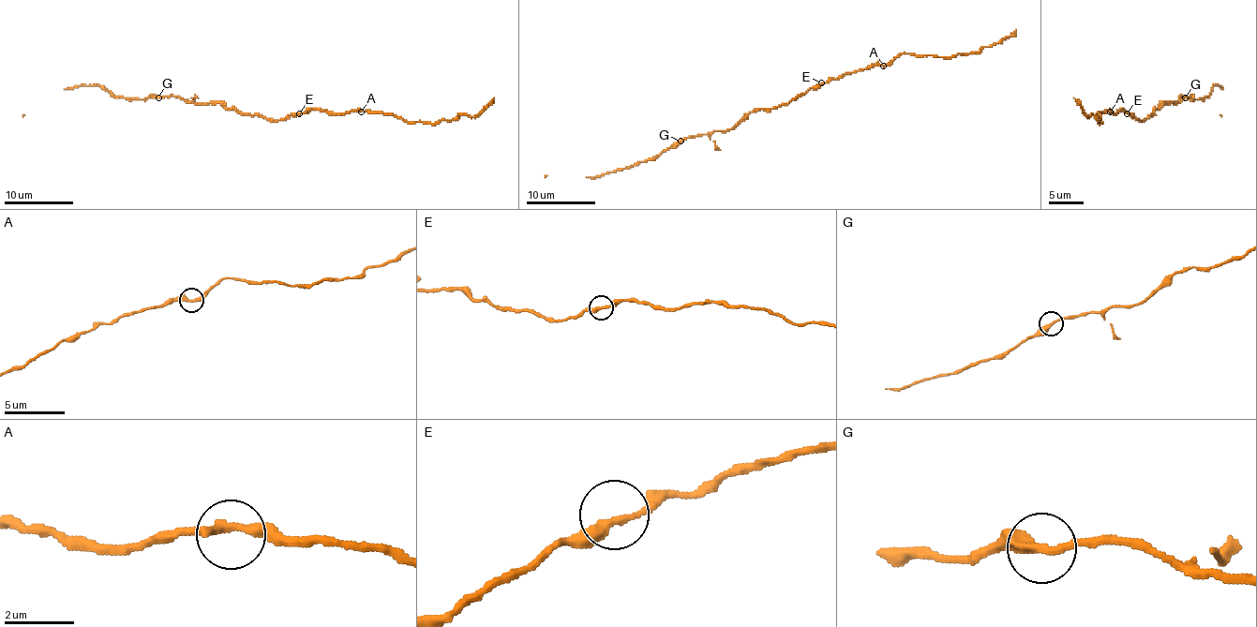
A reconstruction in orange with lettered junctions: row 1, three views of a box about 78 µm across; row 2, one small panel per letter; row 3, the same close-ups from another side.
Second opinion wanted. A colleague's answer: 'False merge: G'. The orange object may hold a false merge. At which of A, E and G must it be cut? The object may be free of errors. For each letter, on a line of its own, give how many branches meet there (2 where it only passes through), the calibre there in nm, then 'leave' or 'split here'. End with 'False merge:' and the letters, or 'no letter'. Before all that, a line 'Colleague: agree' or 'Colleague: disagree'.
Colleague: disagree
A: branches 2; calibre 280 nm; leave
E: branches 2; calibre 280 nm; leave
G: branches 2; calibre 280 nm; leave
False merge: no letter

